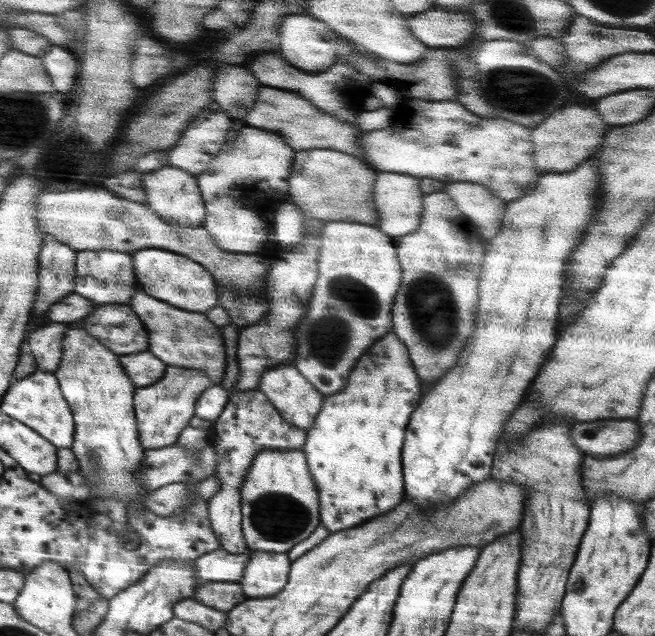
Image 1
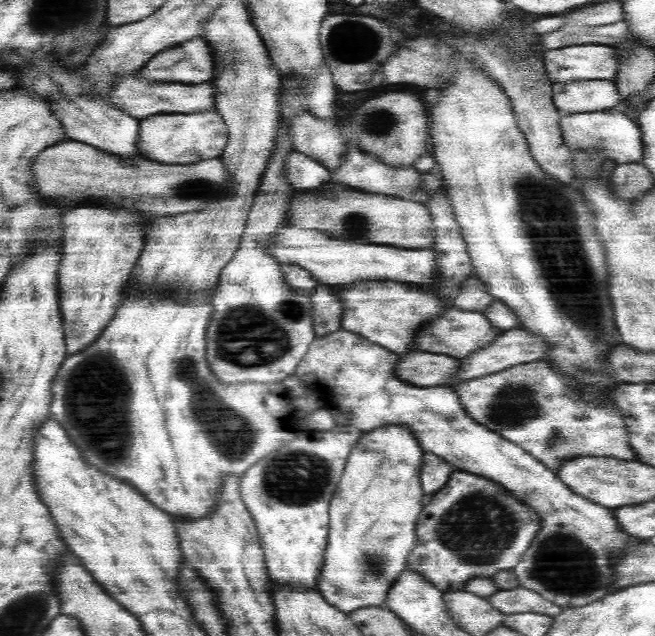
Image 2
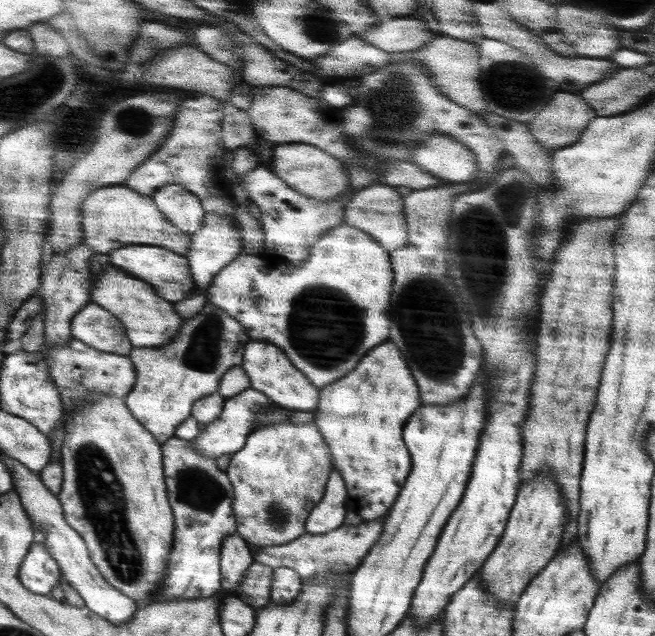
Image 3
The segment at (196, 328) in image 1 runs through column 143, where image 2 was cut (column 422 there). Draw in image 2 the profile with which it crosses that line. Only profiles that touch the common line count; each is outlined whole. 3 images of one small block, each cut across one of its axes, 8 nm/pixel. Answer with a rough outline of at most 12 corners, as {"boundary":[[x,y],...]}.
{"boundary":[[401,280],[332,287],[340,329],[397,354],[452,305]]}

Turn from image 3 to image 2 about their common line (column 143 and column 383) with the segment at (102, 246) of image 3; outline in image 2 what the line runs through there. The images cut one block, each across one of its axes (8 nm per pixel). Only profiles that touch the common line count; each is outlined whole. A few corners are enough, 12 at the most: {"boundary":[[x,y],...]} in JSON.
{"boundary":[[343,182],[295,189],[285,224],[431,249],[425,203]]}

